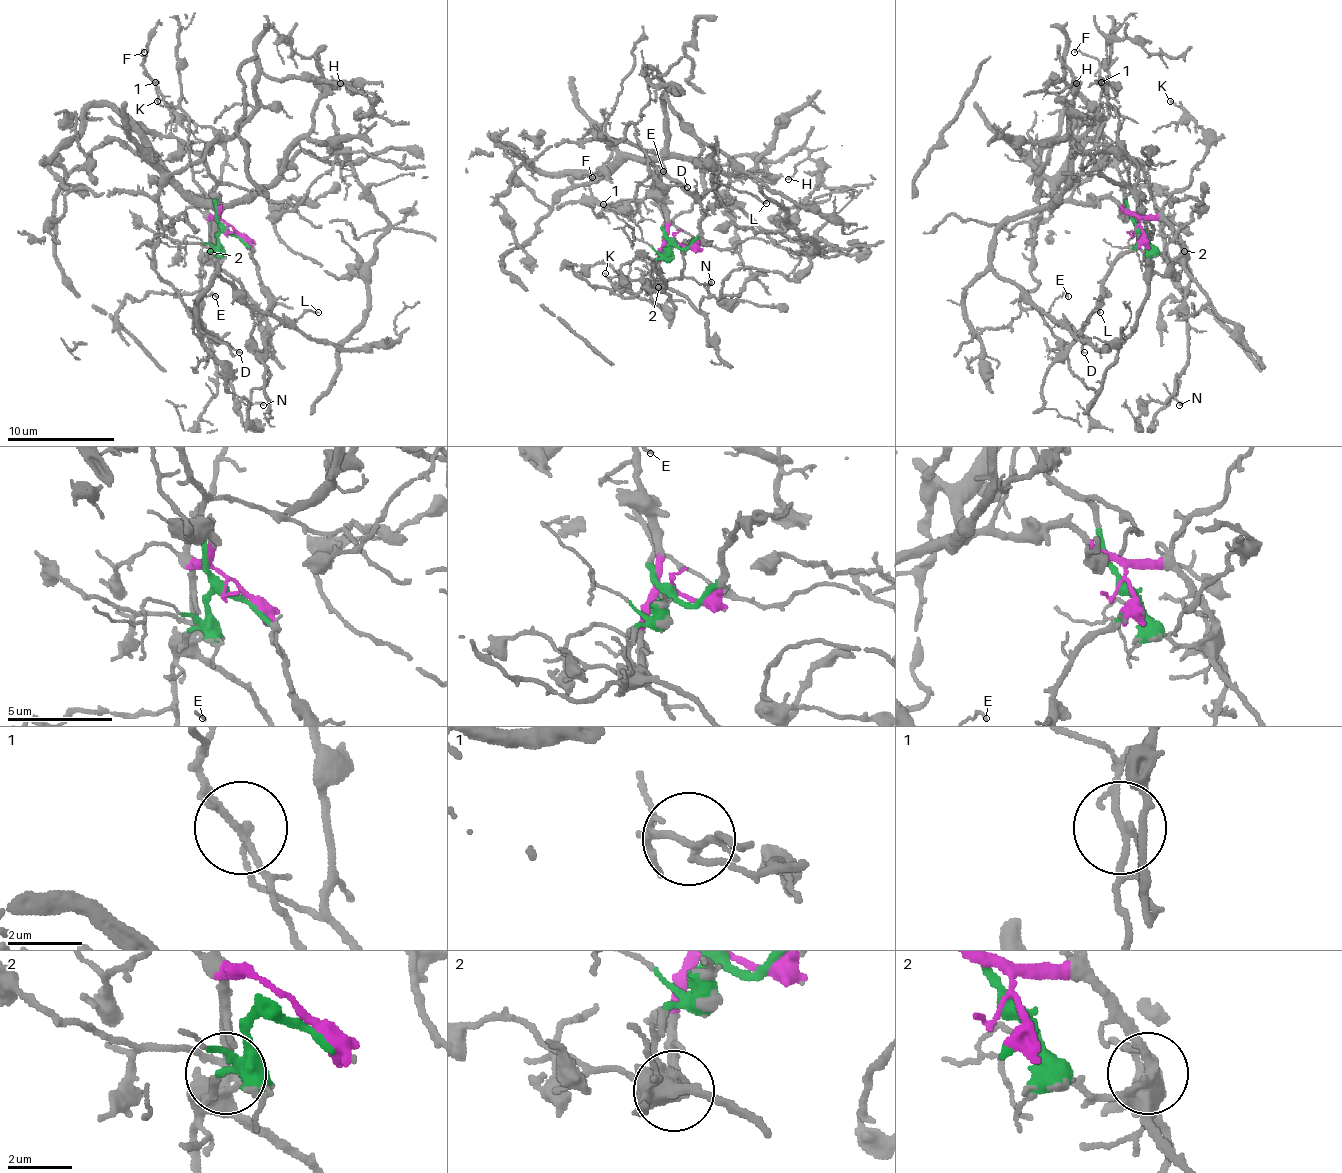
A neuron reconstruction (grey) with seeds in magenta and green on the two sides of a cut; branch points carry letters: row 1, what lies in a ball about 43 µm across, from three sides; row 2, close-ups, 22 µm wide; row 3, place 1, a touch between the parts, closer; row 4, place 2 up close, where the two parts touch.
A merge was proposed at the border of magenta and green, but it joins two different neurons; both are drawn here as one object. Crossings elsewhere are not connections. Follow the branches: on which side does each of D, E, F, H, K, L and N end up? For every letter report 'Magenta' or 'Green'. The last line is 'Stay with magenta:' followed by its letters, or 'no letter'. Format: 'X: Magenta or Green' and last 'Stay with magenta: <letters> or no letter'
D: Green
E: Green
F: Green
H: Green
K: Magenta
L: Green
N: Magenta
Stay with magenta: K, N

